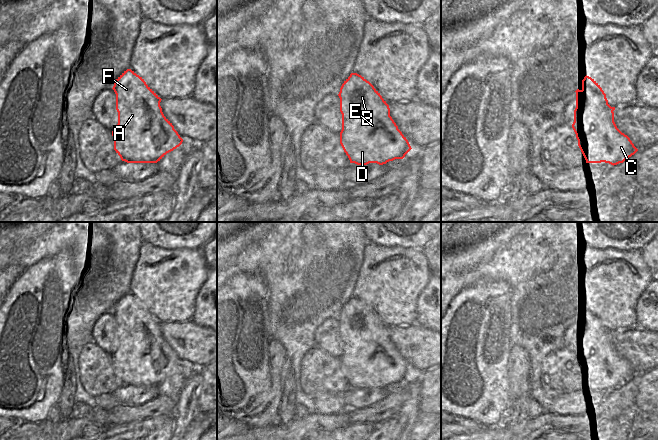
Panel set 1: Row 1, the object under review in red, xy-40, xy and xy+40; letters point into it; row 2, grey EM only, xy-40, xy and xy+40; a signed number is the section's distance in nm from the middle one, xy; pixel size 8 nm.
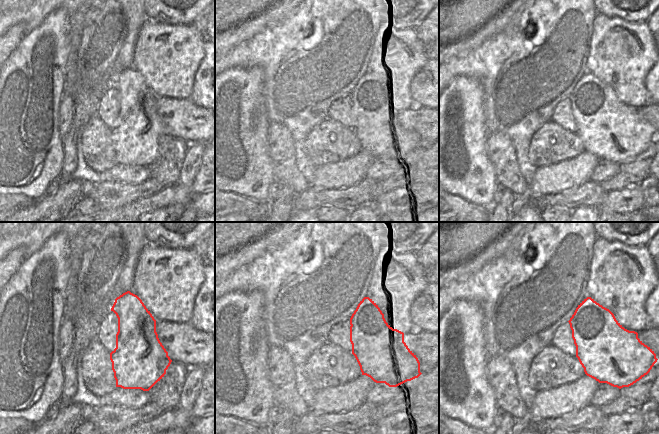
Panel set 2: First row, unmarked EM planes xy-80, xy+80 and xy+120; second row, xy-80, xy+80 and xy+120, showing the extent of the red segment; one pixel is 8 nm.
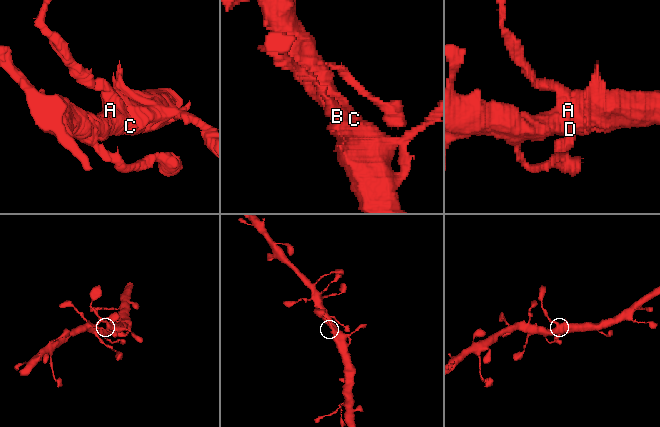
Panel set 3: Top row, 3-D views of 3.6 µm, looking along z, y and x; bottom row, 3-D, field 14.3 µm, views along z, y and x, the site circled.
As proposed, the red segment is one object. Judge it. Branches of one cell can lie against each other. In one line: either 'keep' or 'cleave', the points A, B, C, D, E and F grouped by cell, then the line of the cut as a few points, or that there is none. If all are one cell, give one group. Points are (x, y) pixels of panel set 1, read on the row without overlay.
keep; groups A B C D E F; cut none

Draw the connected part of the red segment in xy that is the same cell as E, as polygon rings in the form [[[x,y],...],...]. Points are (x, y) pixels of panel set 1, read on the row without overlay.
[[[351,297],[342,308],[338,320],[342,338],[340,368],[350,387],[383,389],[395,383],[403,383],[412,373],[390,340],[389,329],[364,301],[357,297]]]

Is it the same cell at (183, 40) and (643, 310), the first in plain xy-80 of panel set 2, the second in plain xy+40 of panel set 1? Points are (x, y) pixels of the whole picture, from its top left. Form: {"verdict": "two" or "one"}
{"verdict": "two"}

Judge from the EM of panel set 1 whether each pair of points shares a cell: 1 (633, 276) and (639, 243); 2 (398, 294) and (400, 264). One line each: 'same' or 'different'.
1: different
2: same

